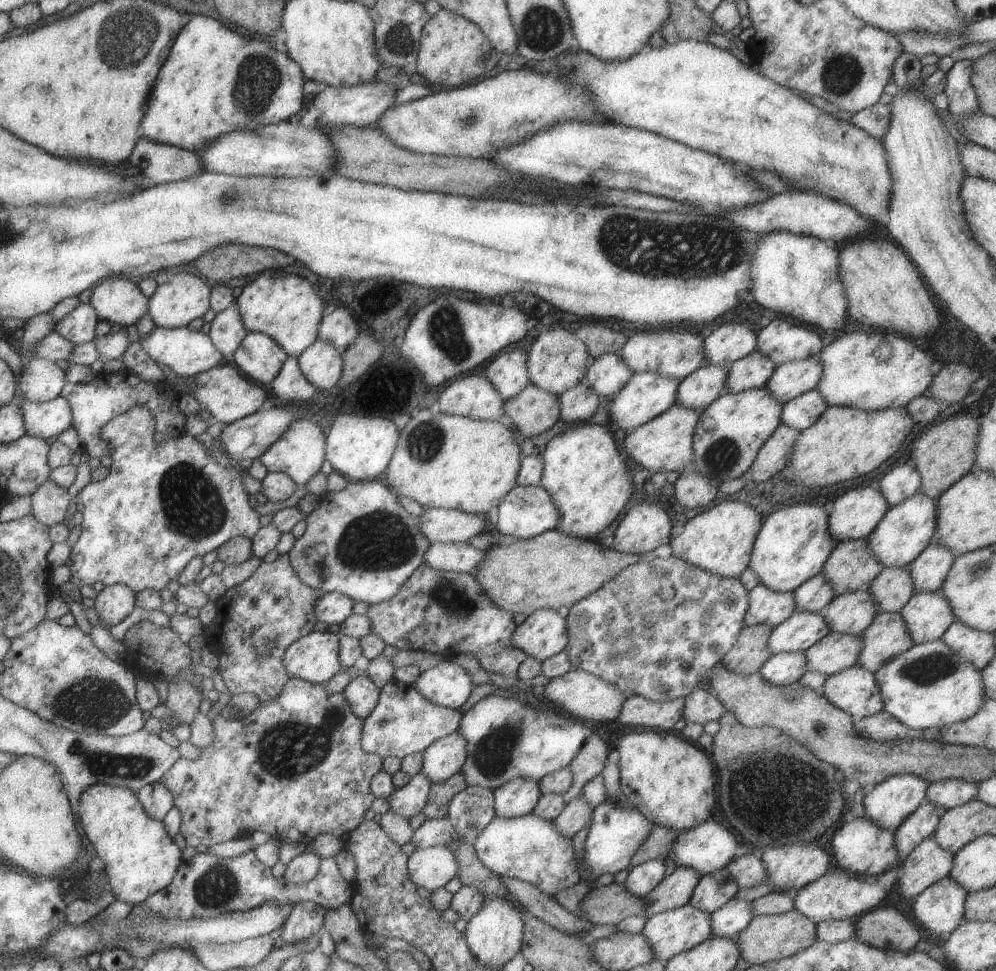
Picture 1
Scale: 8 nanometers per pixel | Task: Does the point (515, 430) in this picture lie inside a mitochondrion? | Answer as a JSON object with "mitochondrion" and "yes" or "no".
{"mitochondrion":"no"}

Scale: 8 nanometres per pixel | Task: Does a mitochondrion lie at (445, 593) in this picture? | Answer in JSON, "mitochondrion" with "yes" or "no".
{"mitochondrion":"yes"}

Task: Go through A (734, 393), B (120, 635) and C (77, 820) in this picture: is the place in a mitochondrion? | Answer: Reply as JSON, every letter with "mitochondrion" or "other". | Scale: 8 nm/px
{"A":"other","B":"other","C":"other"}

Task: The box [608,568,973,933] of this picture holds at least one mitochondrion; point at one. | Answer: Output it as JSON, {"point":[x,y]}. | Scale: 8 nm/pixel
{"point":[929,668]}

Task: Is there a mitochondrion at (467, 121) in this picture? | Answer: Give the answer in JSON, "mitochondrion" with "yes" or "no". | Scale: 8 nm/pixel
{"mitochondrion":"yes"}

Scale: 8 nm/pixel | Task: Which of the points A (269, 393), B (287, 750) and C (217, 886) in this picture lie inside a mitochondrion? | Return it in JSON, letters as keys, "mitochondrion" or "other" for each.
{"A":"other","B":"mitochondrion","C":"mitochondrion"}

